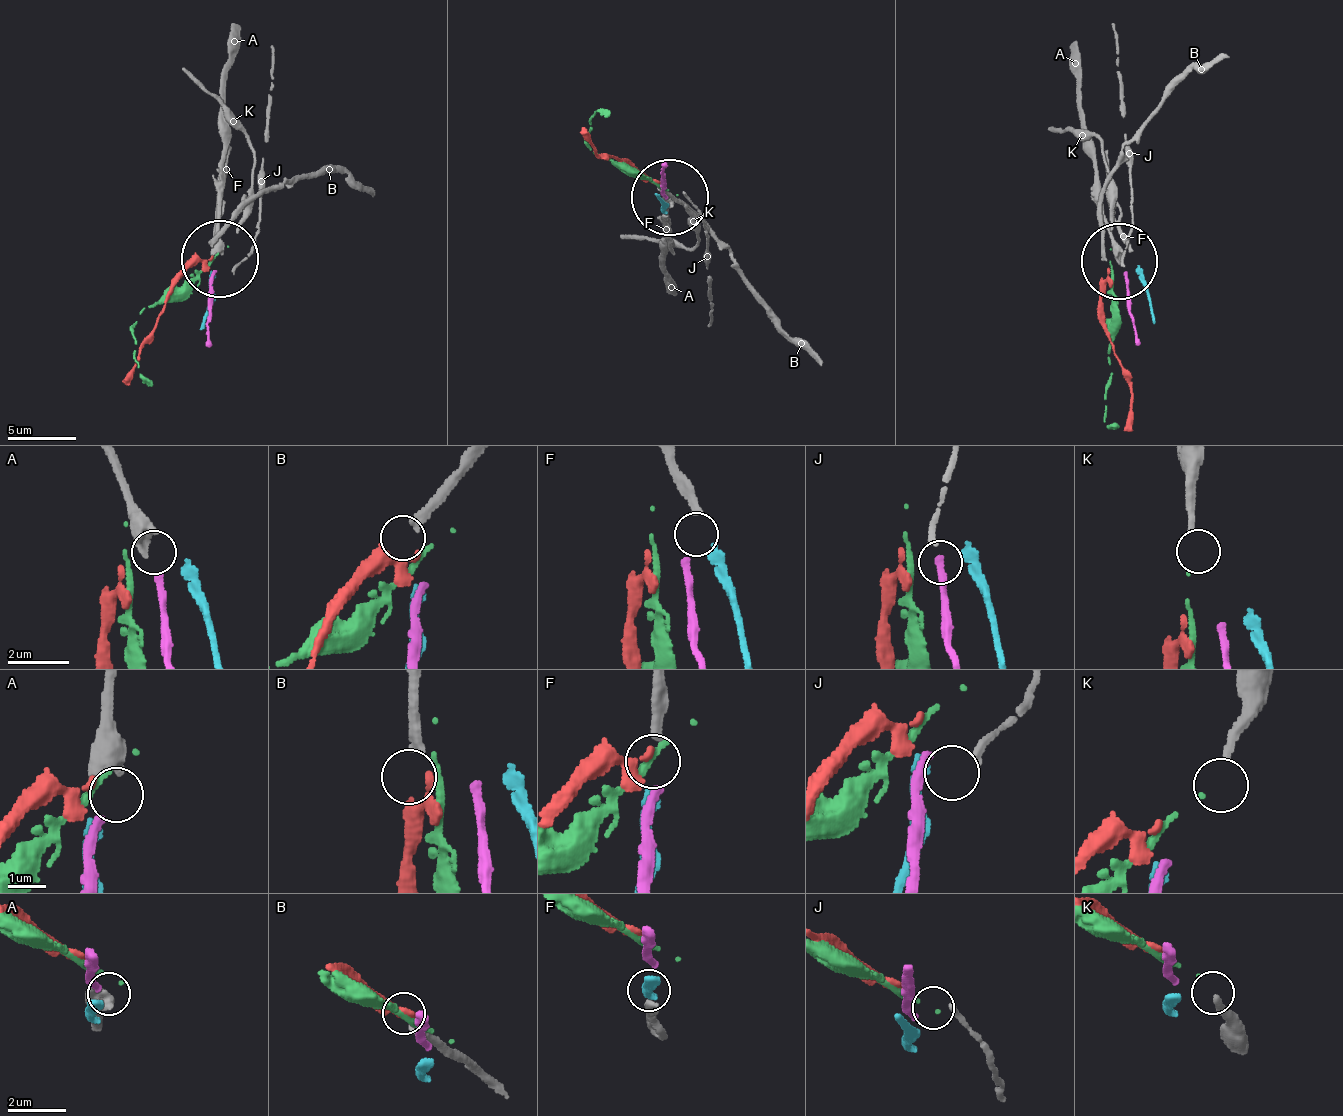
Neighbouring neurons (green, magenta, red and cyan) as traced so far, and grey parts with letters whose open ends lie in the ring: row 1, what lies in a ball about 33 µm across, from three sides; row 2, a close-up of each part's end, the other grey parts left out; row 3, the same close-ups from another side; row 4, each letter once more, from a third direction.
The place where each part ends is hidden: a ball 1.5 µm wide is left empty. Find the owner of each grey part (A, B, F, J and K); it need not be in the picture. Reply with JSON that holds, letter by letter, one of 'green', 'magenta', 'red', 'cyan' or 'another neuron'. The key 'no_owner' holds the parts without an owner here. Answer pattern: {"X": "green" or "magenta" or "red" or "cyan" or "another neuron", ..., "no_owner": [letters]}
{"A": "magenta", "B": "red", "F": "cyan", "J": "another neuron", "K": "green", "no_owner": ["J"]}

